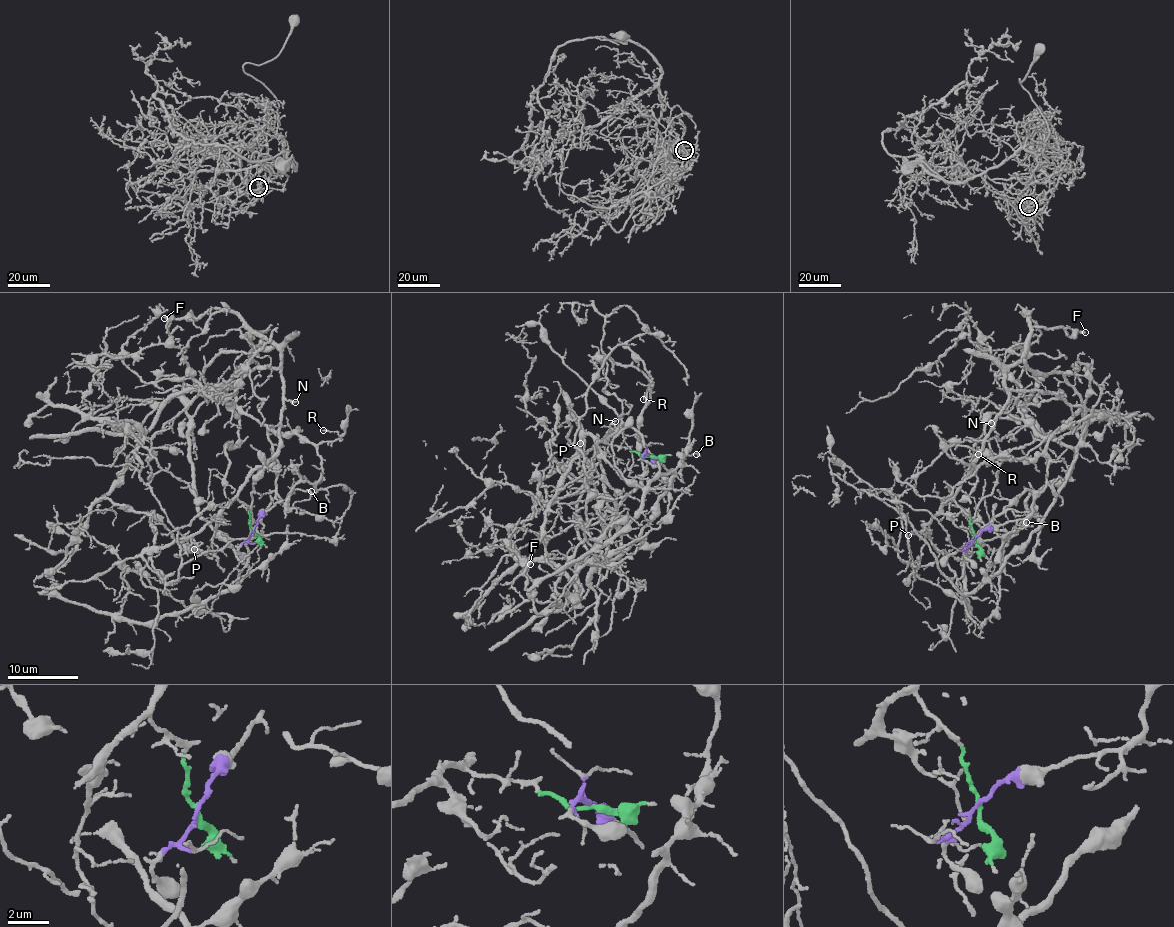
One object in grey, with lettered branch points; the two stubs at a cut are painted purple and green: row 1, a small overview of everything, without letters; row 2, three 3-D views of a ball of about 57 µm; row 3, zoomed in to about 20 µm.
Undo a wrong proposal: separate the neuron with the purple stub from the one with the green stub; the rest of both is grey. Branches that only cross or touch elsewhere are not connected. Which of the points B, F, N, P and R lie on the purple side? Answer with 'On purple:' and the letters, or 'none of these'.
On purple: B, R

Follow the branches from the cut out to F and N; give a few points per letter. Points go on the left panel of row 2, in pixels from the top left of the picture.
F: (253, 528), (238, 490), (278, 445), (282, 355), (276, 345), (230, 310), (216, 308), (196, 318), (165, 317)
N: (253, 528), (249, 510), (238, 497), (238, 490), (254, 469), (277, 449), (282, 404), (286, 400), (296, 402)

